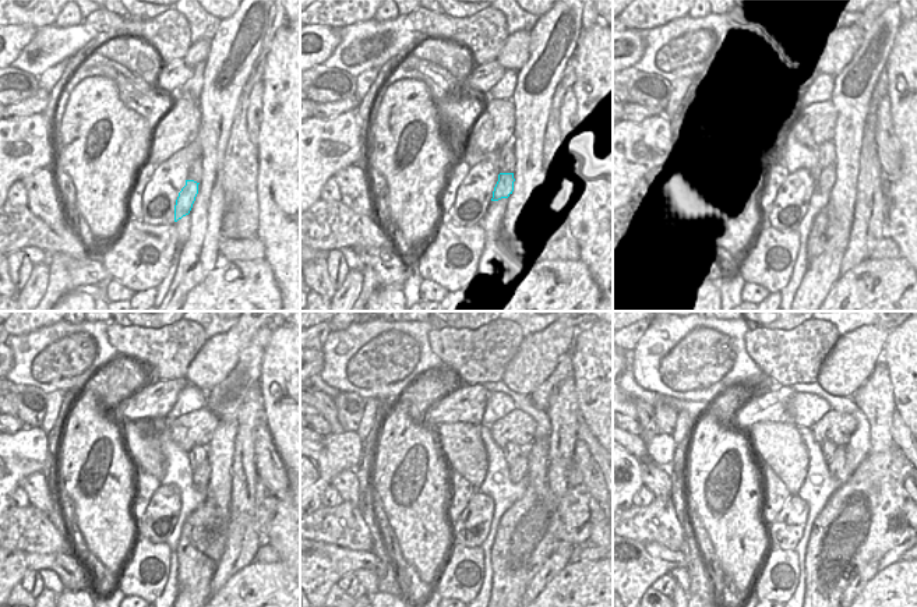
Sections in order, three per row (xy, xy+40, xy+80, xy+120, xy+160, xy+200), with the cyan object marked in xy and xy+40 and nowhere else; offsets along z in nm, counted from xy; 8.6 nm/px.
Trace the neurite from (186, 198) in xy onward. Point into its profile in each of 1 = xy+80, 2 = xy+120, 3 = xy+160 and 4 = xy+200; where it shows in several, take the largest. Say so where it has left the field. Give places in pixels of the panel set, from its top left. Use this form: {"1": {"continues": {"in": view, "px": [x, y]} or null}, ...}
{"1": {"continues": {"in": "xy+80", "px": [824, 177]}}, "2": {"continues": {"in": "xy+120", "px": [200, 477]}}, "3": {"continues": {"in": "xy+160", "px": [518, 469]}}, "4": {"continues": {"in": "xy+200", "px": [835, 463]}}}

